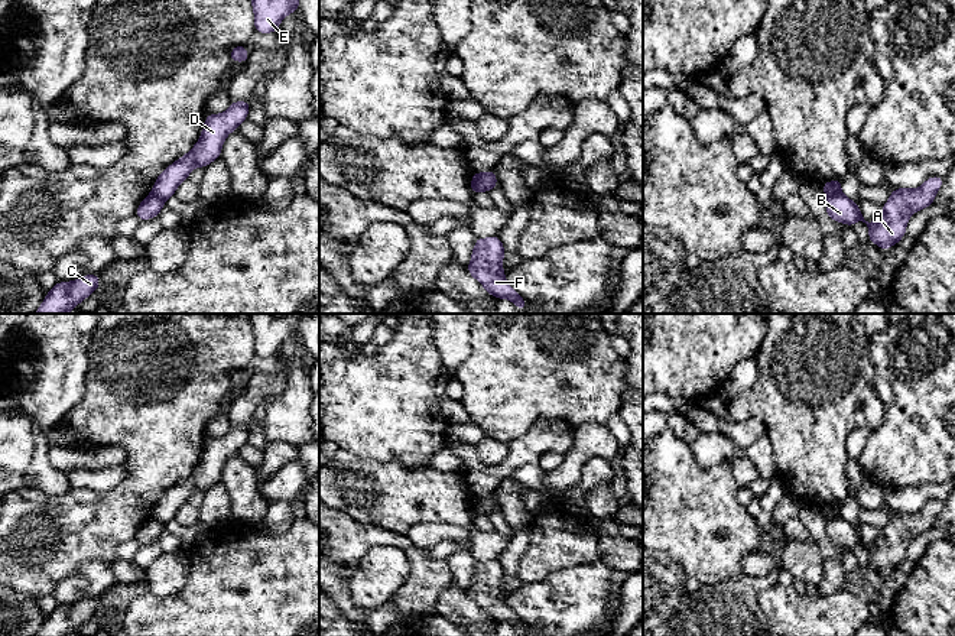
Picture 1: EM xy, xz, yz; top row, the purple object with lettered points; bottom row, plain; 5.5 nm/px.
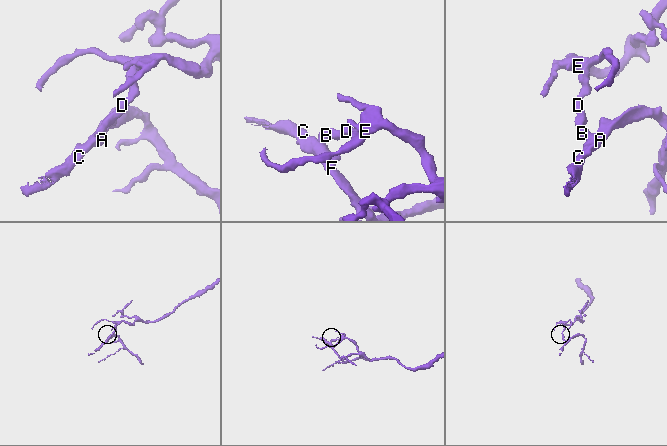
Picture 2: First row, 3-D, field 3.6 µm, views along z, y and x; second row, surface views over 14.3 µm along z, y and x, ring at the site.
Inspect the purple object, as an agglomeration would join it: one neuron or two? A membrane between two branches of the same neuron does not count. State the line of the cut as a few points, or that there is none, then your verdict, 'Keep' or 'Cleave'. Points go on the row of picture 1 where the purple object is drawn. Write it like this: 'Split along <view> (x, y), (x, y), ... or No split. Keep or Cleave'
Split along xz (477, 174), (487, 191). Cleave

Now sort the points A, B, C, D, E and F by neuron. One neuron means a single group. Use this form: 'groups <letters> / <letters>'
groups A B C F / D E

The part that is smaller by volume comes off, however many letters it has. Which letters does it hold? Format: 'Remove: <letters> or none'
Remove: A, B, C, F

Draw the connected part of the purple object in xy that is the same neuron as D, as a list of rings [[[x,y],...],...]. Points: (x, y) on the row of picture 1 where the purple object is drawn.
[[[231,101],[227,111],[207,114],[199,140],[182,158],[160,172],[153,184],[152,194],[166,201],[175,195],[179,184],[189,178],[194,168],[205,168],[221,155],[225,137],[247,120],[251,104],[249,101]]]

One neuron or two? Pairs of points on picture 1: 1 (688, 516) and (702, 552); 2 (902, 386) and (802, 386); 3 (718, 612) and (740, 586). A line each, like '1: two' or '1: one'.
1: one
2: two
3: one

